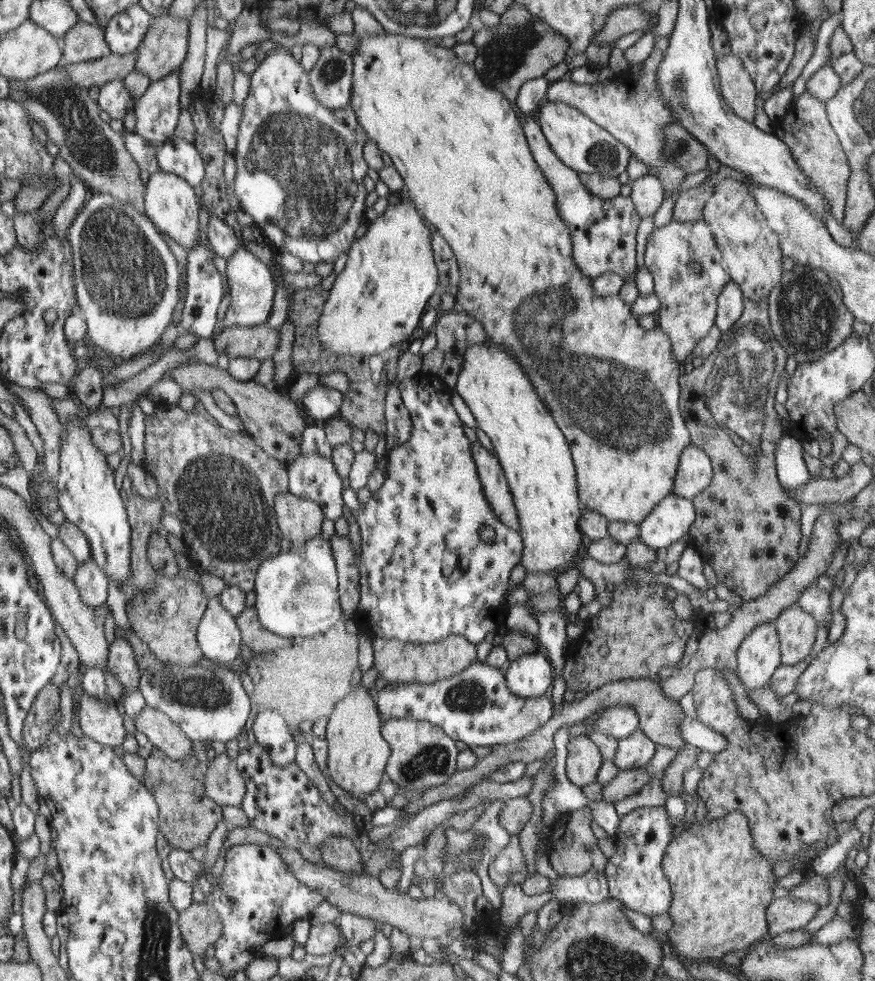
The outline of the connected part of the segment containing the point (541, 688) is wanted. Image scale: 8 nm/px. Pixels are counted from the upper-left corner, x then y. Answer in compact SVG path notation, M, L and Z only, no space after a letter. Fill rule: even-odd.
M542 651L521 656L504 667L510 692L522 698L539 698L552 686L552 664Z

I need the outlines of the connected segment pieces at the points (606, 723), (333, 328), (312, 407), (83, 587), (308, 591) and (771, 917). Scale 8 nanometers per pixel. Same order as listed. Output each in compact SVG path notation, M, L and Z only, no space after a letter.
M612 705L598 711L598 718L588 731L599 730L618 740L630 736L639 728L639 718L633 707Z
M404 197L401 203L388 205L384 213L369 222L360 234L358 242L353 244L344 269L336 275L334 284L329 290L322 309L321 318L317 320L317 331L321 344L327 352L346 356L378 355L390 347L402 342L402 338L410 338L416 330L426 302L439 288L437 264L432 258L433 246L430 246L430 230L424 224L424 216L411 202Z
M317 385L305 394L299 405L304 416L308 416L310 420L328 421L339 416L343 399L344 393L328 386Z
M93 559L79 563L73 580L80 590L81 599L87 605L100 607L106 603L109 577Z
M324 537L294 542L286 552L266 558L257 571L254 591L257 594L255 606L263 628L290 641L326 632L330 626L334 626L340 620L340 616L343 616L336 556L330 540Z
M792 897L774 898L766 910L768 937L805 928L816 917L819 910L818 904L814 902Z

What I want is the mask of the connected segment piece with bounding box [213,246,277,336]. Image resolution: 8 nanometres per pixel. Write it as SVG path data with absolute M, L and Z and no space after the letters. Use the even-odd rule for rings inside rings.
M241 246L233 255L226 259L226 278L230 284L231 307L223 320L219 321L219 328L215 329L213 336L229 326L256 326L269 320L271 311L275 306L277 284L275 278L264 262Z

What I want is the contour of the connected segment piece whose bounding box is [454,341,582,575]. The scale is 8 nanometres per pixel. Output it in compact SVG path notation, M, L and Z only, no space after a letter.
M487 341L468 347L454 389L474 415L478 428L492 441L495 455L502 465L518 513L519 533L525 545L521 558L525 572L554 575L567 570L568 564L574 560L582 544L581 530L578 530L581 500L578 500L579 482L572 450L565 434L553 419L553 414L541 400L515 356L493 342Z

